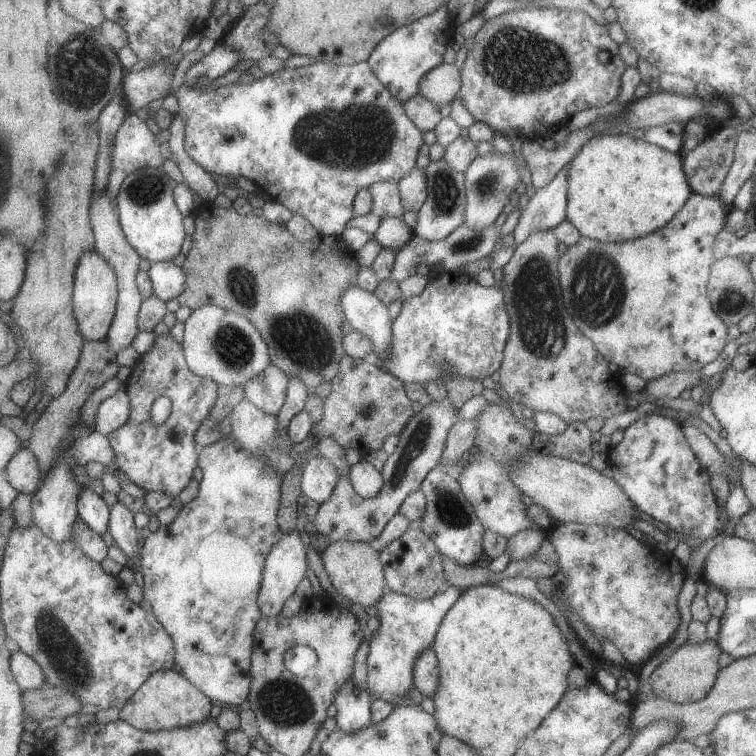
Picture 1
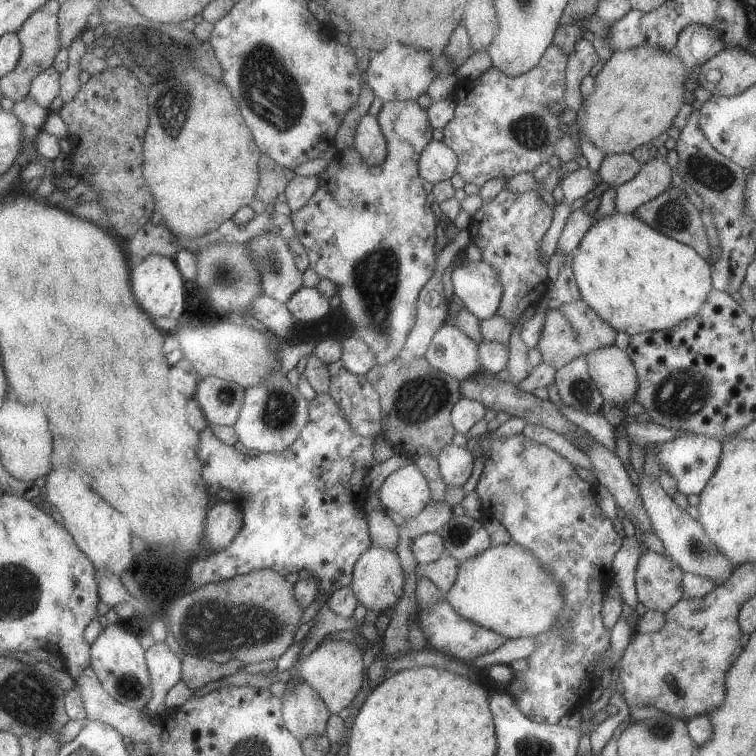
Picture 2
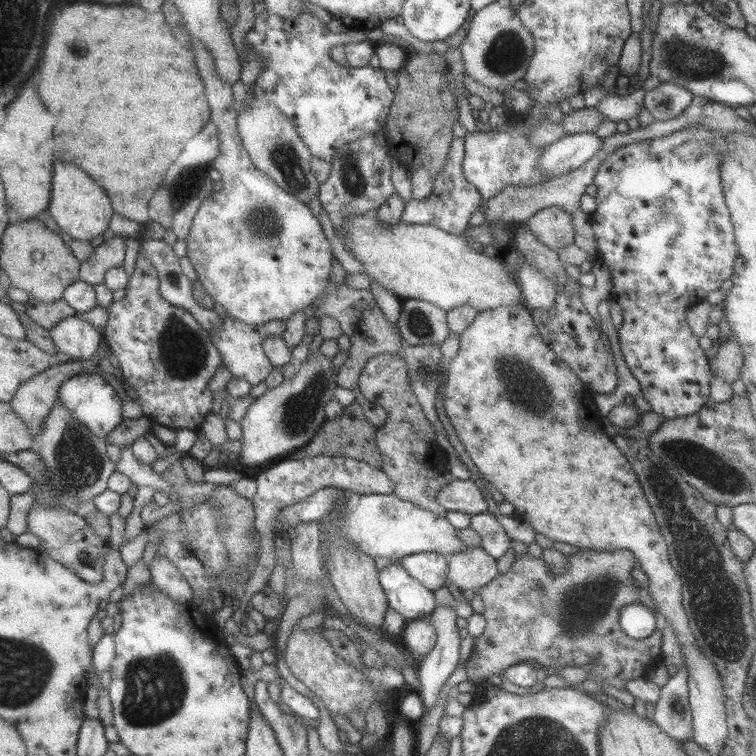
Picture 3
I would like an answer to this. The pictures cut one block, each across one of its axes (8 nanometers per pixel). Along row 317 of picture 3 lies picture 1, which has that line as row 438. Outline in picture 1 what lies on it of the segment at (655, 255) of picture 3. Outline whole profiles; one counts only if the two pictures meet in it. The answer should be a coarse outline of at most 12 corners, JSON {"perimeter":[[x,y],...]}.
{"perimeter":[[641,415],[607,451],[635,509],[683,538],[725,530],[681,424]]}

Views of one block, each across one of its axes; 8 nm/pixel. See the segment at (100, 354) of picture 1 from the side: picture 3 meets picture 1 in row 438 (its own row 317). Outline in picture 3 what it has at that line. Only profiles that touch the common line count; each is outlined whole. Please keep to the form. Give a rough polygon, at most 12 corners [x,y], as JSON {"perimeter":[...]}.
{"perimeter":[[33,297],[24,312],[50,330],[60,320],[76,316],[62,298],[46,303]]}

